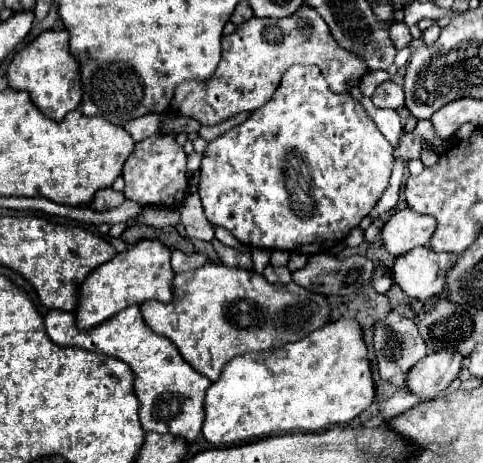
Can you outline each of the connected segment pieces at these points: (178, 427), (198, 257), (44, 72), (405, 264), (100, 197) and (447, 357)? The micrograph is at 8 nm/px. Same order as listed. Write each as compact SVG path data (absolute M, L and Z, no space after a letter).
M138 306L124 308L122 312L88 330L80 330L76 326L72 312L50 310L44 322L48 338L54 340L56 344L78 346L90 352L102 352L130 366L130 370L134 372L134 394L140 400L138 416L144 432L174 434L188 442L194 442L194 438L202 430L204 420L202 396L206 394L206 388L212 382L200 376L190 364L186 364L170 340L152 332L146 326Z
M172 250L172 268L174 268L174 272L178 274L178 272L186 272L186 270L194 270L194 268L198 268L198 266L202 266L202 264L206 264L208 262L208 258L204 256L204 254L190 254L190 256L186 256L184 252L180 252L180 250Z
M46 30L36 40L28 42L8 64L6 78L10 88L28 92L38 110L54 122L60 122L68 112L80 106L82 86L78 76L78 62L72 58L68 50L66 30Z
M414 248L394 260L392 280L398 284L410 298L426 300L430 296L442 296L442 288L446 284L446 268L452 264L452 254L432 252L430 248Z
M104 188L102 192L96 192L94 202L90 204L90 208L98 210L98 212L104 212L104 210L118 208L122 202L124 202L124 194L122 192L116 192L114 188Z
M452 350L424 356L406 374L408 392L420 396L422 402L438 398L448 388L448 384L458 376L462 360L464 358Z

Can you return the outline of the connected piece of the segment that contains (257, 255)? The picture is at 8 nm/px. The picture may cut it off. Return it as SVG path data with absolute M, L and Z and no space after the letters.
M252 250L252 258L254 258L254 270L256 270L258 274L262 274L264 268L268 266L270 252L266 252L266 250Z

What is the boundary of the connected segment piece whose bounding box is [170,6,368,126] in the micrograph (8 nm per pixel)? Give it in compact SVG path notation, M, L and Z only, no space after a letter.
M306 6L288 18L252 18L236 28L234 34L222 38L222 60L214 76L202 84L202 80L188 80L180 84L170 102L170 112L188 116L200 124L220 124L240 112L252 112L266 104L278 88L282 74L294 64L318 66L326 78L330 90L346 92L348 76L364 76L368 66L362 58L338 48L332 40L326 22Z

